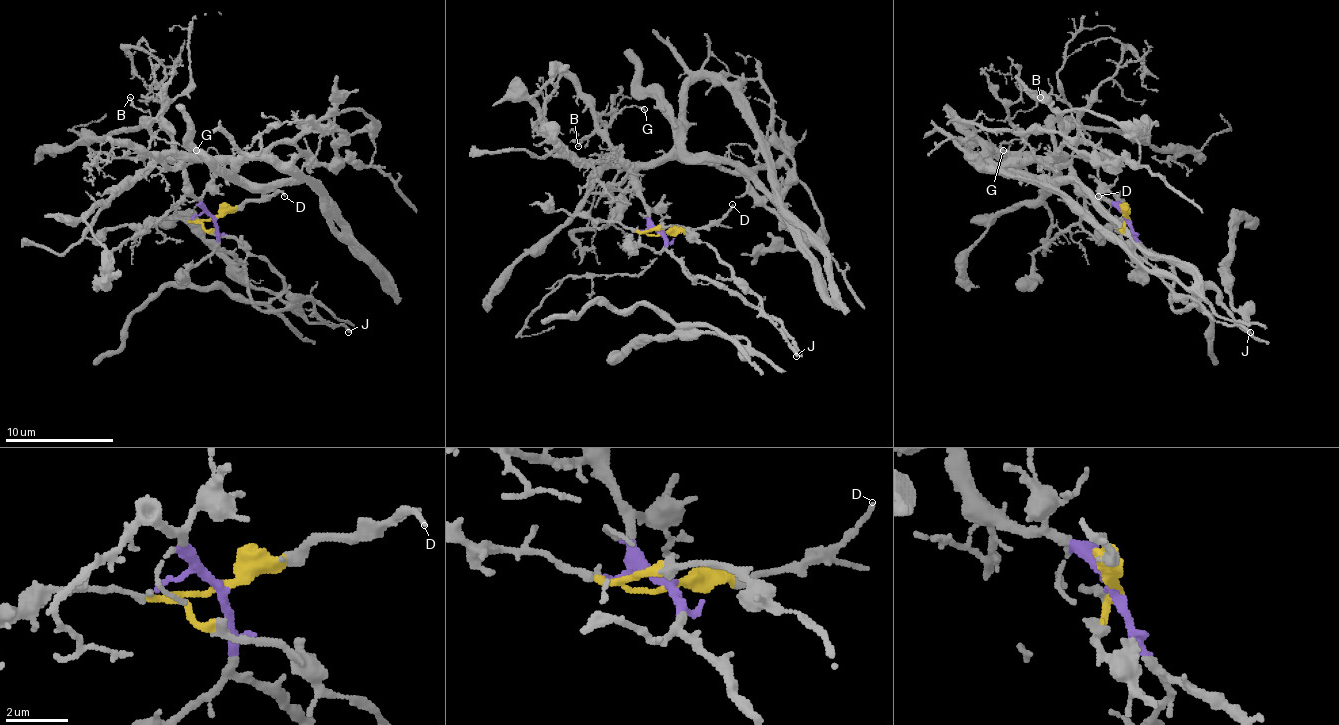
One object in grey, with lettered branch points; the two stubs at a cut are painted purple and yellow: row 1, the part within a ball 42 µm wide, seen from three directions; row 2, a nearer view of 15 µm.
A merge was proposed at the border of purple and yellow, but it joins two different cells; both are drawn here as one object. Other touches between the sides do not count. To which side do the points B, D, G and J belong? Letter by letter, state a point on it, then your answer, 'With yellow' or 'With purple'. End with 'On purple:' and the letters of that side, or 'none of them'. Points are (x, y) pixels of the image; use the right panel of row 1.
B: Place: (1040, 97). With purple
D: Place: (1098, 196). With yellow
G: Place: (1003, 150). With purple
J: Place: (1250, 332). With yellow
On purple: B, G

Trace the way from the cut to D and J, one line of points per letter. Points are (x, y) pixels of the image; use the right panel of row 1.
D: (1129, 218), (1123, 202), (1110, 191), (1099, 197)
J: (1129, 218), (1121, 235), (1134, 254), (1172, 292), (1188, 294), (1218, 321), (1243, 324), (1251, 332)

